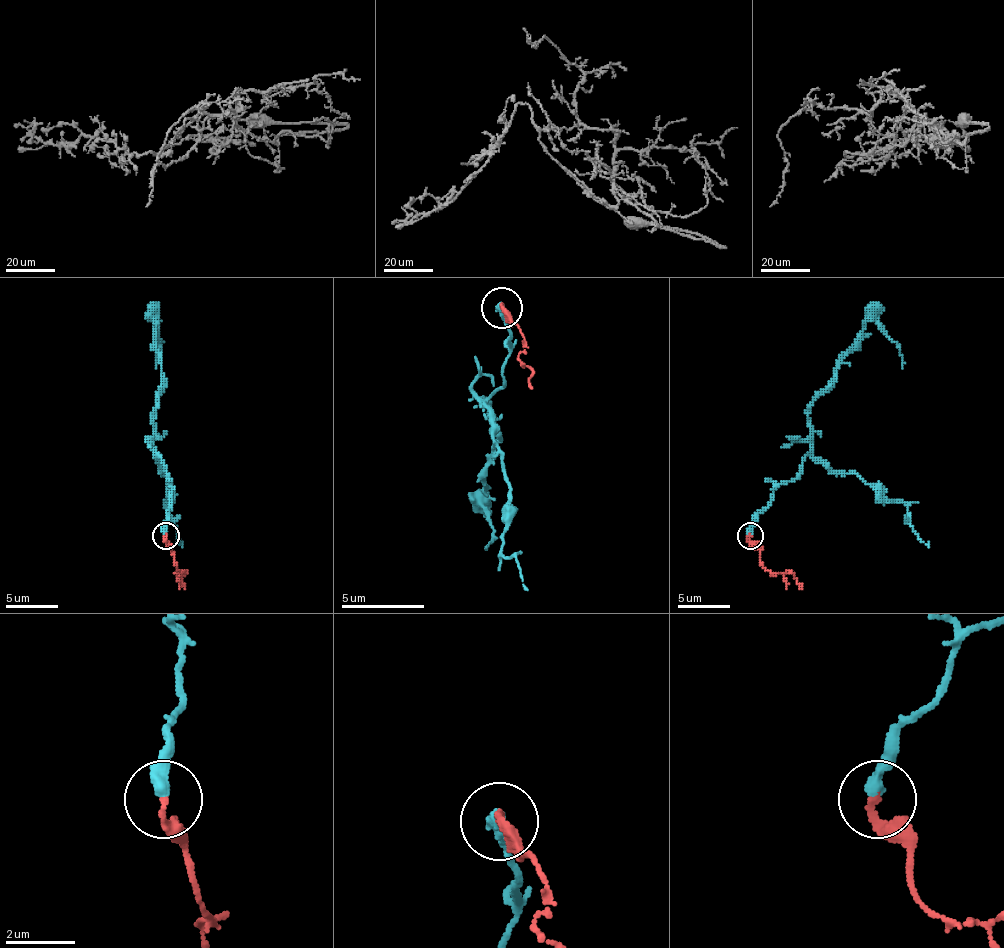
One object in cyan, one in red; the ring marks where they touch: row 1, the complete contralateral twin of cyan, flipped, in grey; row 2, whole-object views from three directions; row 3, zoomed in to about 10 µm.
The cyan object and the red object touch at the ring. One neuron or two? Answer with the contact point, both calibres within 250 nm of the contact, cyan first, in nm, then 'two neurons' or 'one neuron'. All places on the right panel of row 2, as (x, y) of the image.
place (750, 536); calibres 400 and 200 nm; one neuron

